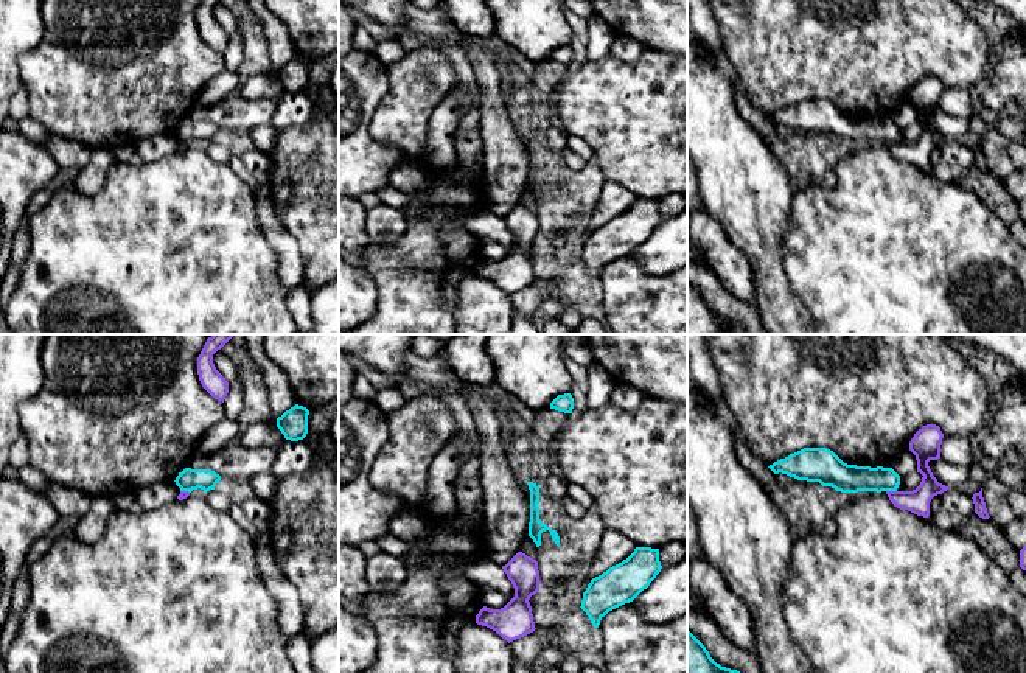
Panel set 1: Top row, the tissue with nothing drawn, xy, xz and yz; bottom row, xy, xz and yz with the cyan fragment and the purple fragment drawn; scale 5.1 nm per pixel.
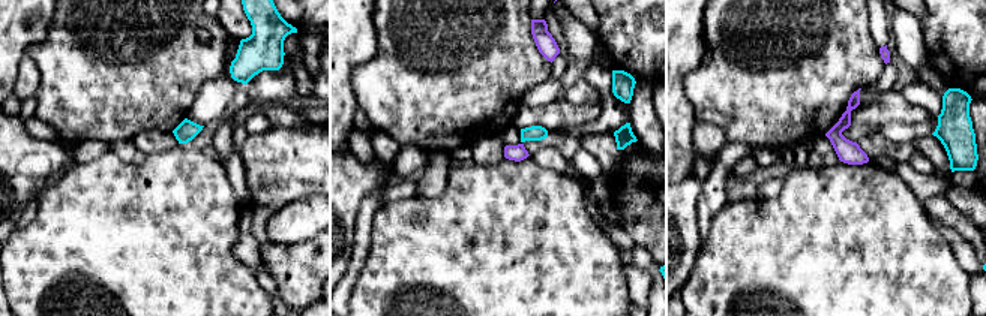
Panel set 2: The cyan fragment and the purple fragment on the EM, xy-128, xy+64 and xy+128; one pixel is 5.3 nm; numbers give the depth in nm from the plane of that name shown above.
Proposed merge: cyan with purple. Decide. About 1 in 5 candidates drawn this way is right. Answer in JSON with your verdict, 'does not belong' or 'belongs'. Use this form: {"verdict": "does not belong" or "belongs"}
{"verdict": "does not belong"}

